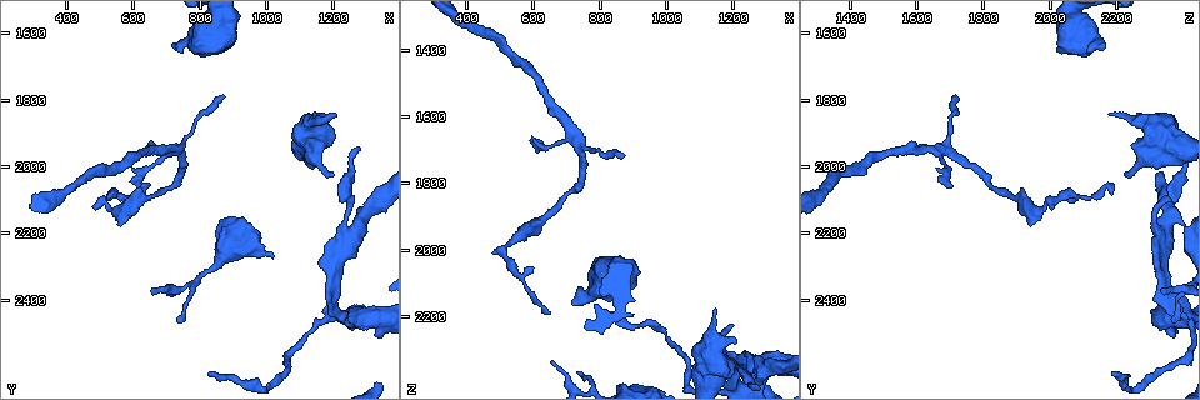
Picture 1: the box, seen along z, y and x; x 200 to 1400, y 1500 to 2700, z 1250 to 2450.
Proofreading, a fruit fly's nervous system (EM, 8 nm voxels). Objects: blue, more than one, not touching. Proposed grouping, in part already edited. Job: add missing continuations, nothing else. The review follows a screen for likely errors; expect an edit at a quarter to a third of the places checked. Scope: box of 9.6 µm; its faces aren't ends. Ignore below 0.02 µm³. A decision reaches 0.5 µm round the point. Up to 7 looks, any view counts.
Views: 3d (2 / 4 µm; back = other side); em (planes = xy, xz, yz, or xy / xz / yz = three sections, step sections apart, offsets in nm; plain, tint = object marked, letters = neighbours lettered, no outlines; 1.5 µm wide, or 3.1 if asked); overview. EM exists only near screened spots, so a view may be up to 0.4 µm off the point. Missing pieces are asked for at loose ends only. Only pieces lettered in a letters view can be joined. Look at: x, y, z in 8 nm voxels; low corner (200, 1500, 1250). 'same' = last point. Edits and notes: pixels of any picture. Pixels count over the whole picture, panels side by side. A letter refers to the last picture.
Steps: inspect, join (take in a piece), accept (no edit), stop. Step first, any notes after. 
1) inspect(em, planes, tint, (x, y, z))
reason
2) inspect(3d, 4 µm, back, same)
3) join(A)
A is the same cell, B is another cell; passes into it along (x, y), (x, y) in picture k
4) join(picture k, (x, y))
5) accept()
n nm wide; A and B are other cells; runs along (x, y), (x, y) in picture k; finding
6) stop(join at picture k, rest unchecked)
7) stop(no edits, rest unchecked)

inspect(em, xy, step 8, letters, (1210, 1840, 2280))
branch stops here

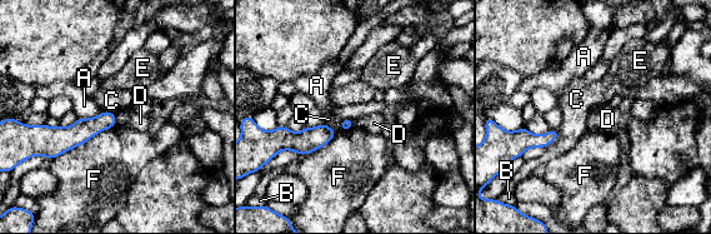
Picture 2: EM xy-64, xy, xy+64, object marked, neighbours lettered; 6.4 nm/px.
inspect(em, planes, letters, same)

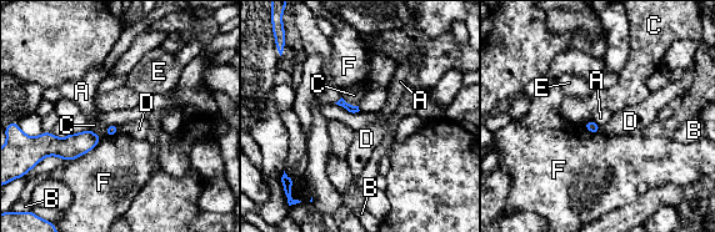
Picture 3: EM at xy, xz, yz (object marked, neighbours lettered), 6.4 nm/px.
accept()
A, B, C, D, E and F are other cells; runs along (115, 129), (80, 144), (48, 139) in picture 3; no lettered piece goes on from it

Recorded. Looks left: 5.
inspect(3d, 2 µm, (660, 2360, 2330))
an open end

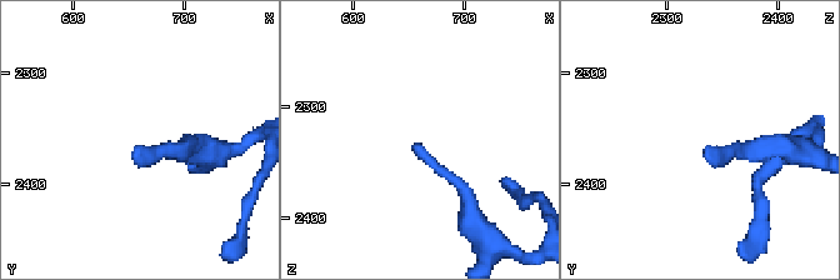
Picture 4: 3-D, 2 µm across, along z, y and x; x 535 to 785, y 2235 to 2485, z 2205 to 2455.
inspect(em, planes, plain, (658, 2366, 2334))
shape alone is not enough

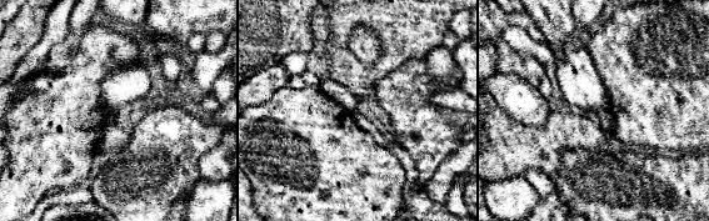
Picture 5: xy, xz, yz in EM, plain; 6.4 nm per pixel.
inspect(em, planes, letters, same)

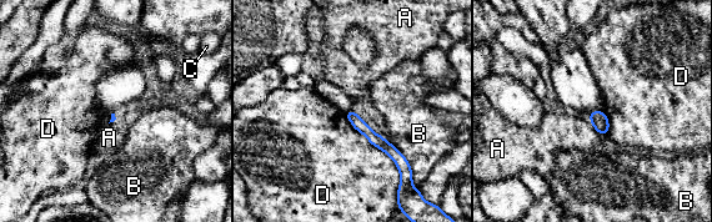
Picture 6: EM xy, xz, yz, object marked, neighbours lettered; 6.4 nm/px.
accept()
A, B, C and D are other cells; runs along (350, 115), (404, 166) in picture 6; none of them fits

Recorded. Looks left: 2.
stop(no edits, rest unchecked)

